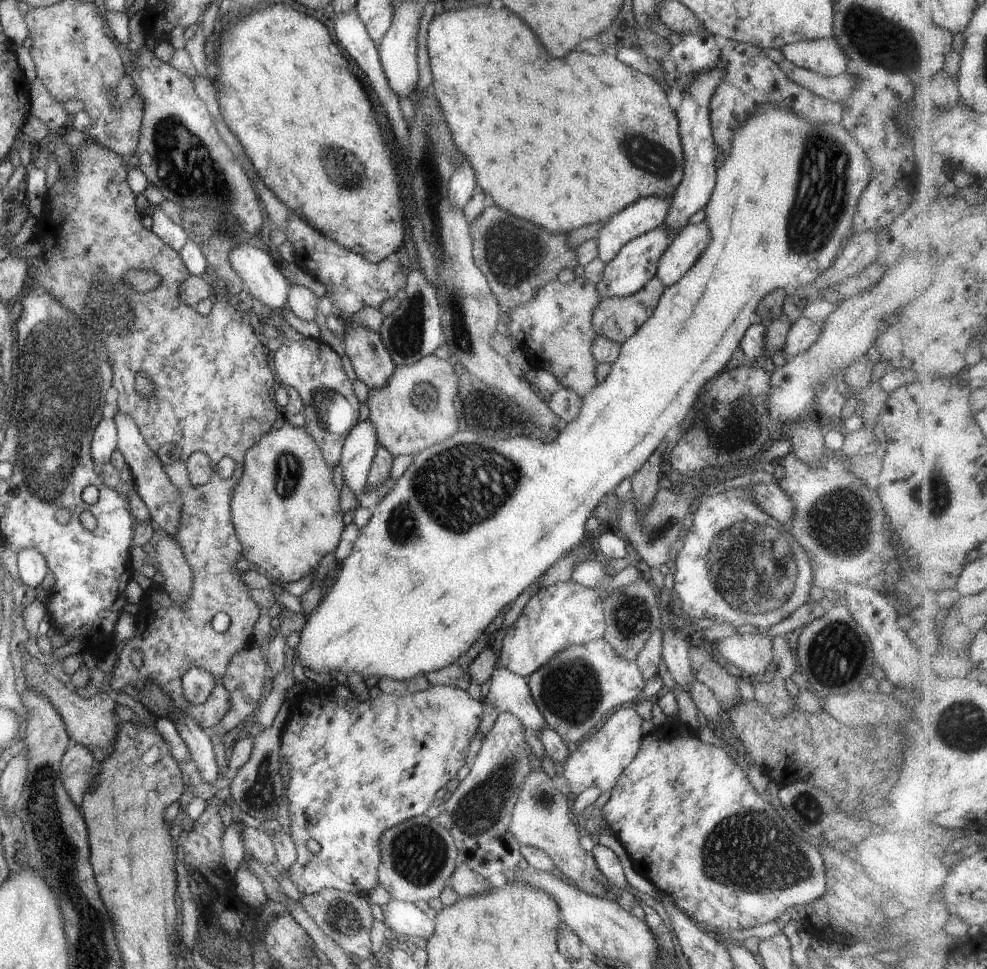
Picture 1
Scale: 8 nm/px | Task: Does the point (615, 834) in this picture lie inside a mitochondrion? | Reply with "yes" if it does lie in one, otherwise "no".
no

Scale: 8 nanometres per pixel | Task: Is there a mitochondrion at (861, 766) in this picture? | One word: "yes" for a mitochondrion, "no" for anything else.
no

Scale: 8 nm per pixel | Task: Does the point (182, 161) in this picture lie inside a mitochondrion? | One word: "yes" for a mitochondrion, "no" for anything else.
yes

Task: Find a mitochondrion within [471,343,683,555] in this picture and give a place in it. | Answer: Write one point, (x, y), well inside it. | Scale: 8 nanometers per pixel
(652, 532)

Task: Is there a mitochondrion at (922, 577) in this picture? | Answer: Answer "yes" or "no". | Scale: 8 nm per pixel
no

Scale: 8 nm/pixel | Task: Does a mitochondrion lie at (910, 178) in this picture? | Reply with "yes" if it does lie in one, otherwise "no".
no

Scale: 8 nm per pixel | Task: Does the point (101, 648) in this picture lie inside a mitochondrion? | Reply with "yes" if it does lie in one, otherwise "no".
no

